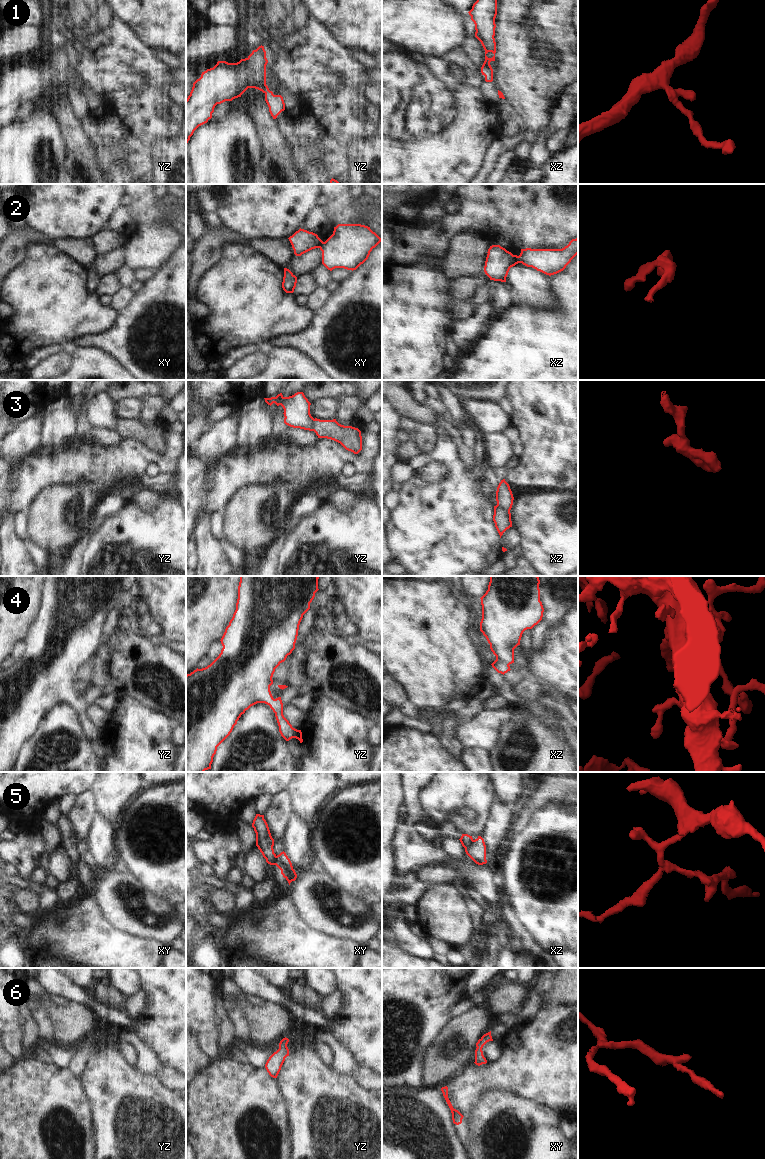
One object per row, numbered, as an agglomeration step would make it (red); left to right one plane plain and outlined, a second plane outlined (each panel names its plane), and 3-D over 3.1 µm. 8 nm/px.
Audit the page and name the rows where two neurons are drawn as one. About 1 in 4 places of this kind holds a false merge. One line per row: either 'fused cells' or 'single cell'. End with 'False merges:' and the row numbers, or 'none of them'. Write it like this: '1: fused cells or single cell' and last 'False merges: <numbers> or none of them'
1: single cell
2: fused cells
3: fused cells
4: single cell
5: fused cells
6: single cell
False merges: 2, 3, 5

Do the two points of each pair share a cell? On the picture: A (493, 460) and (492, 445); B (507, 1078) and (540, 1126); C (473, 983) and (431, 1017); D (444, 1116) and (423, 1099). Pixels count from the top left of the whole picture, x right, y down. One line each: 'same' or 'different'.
A: same
B: different
C: different
D: same

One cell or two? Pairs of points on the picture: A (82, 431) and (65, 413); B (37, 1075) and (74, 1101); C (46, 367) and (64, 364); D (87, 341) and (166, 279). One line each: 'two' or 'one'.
A: two
B: one
C: one
D: one

